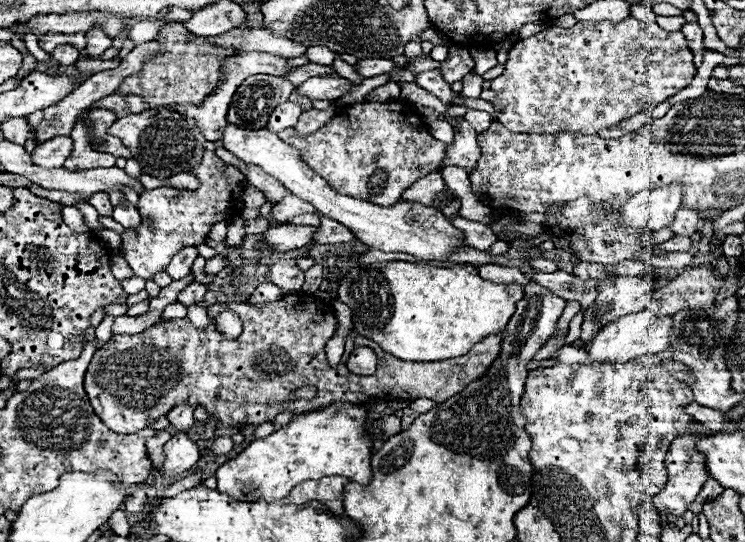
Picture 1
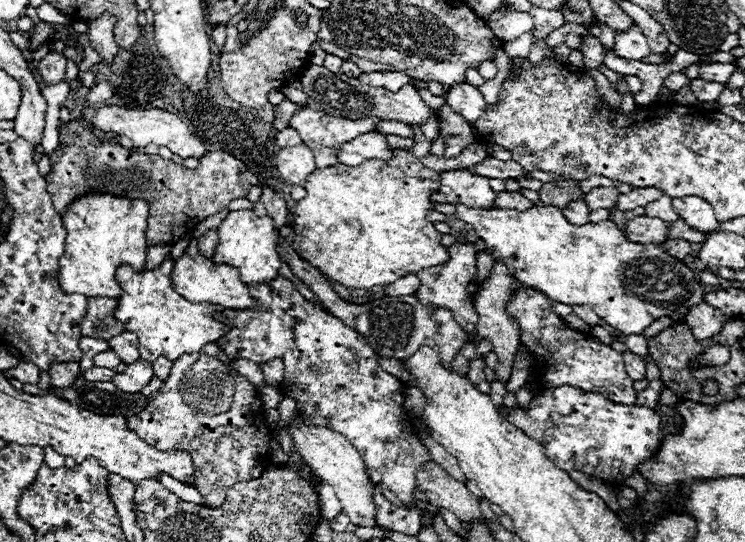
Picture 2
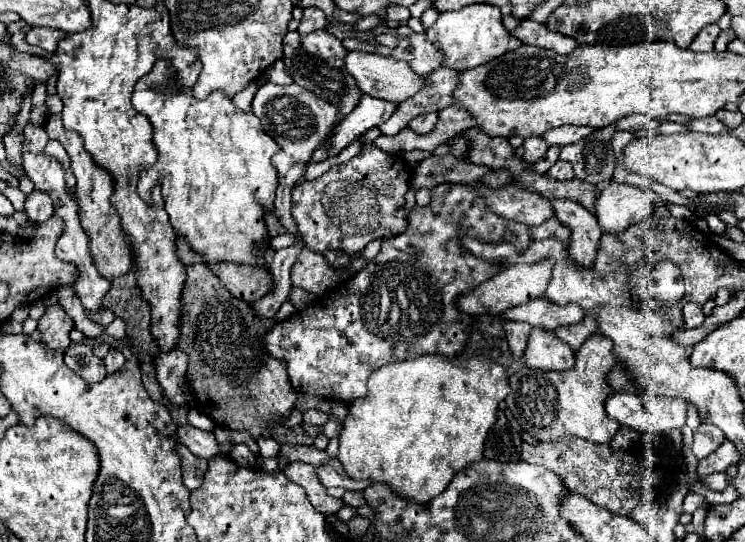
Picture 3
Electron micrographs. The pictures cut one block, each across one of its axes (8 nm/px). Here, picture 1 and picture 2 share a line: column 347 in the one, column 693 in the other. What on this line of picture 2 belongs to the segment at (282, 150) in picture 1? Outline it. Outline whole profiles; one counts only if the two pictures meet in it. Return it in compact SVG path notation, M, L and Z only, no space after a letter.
M684 196L684 198L674 198L672 204L674 204L674 212L678 212L678 216L686 220L692 228L700 232L714 232L718 228L714 210L706 200L698 196Z

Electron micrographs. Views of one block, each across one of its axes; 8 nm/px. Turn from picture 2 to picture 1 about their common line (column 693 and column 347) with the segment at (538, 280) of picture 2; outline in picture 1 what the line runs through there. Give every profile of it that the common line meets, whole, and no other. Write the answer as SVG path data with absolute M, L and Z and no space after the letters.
M374 262L356 266L342 274L336 298L350 306L356 332L378 342L384 352L406 362L438 362L466 354L488 334L504 332L514 314L516 302L522 298L522 288L520 284L492 284L482 280L478 268L470 264L436 268L410 262Z

